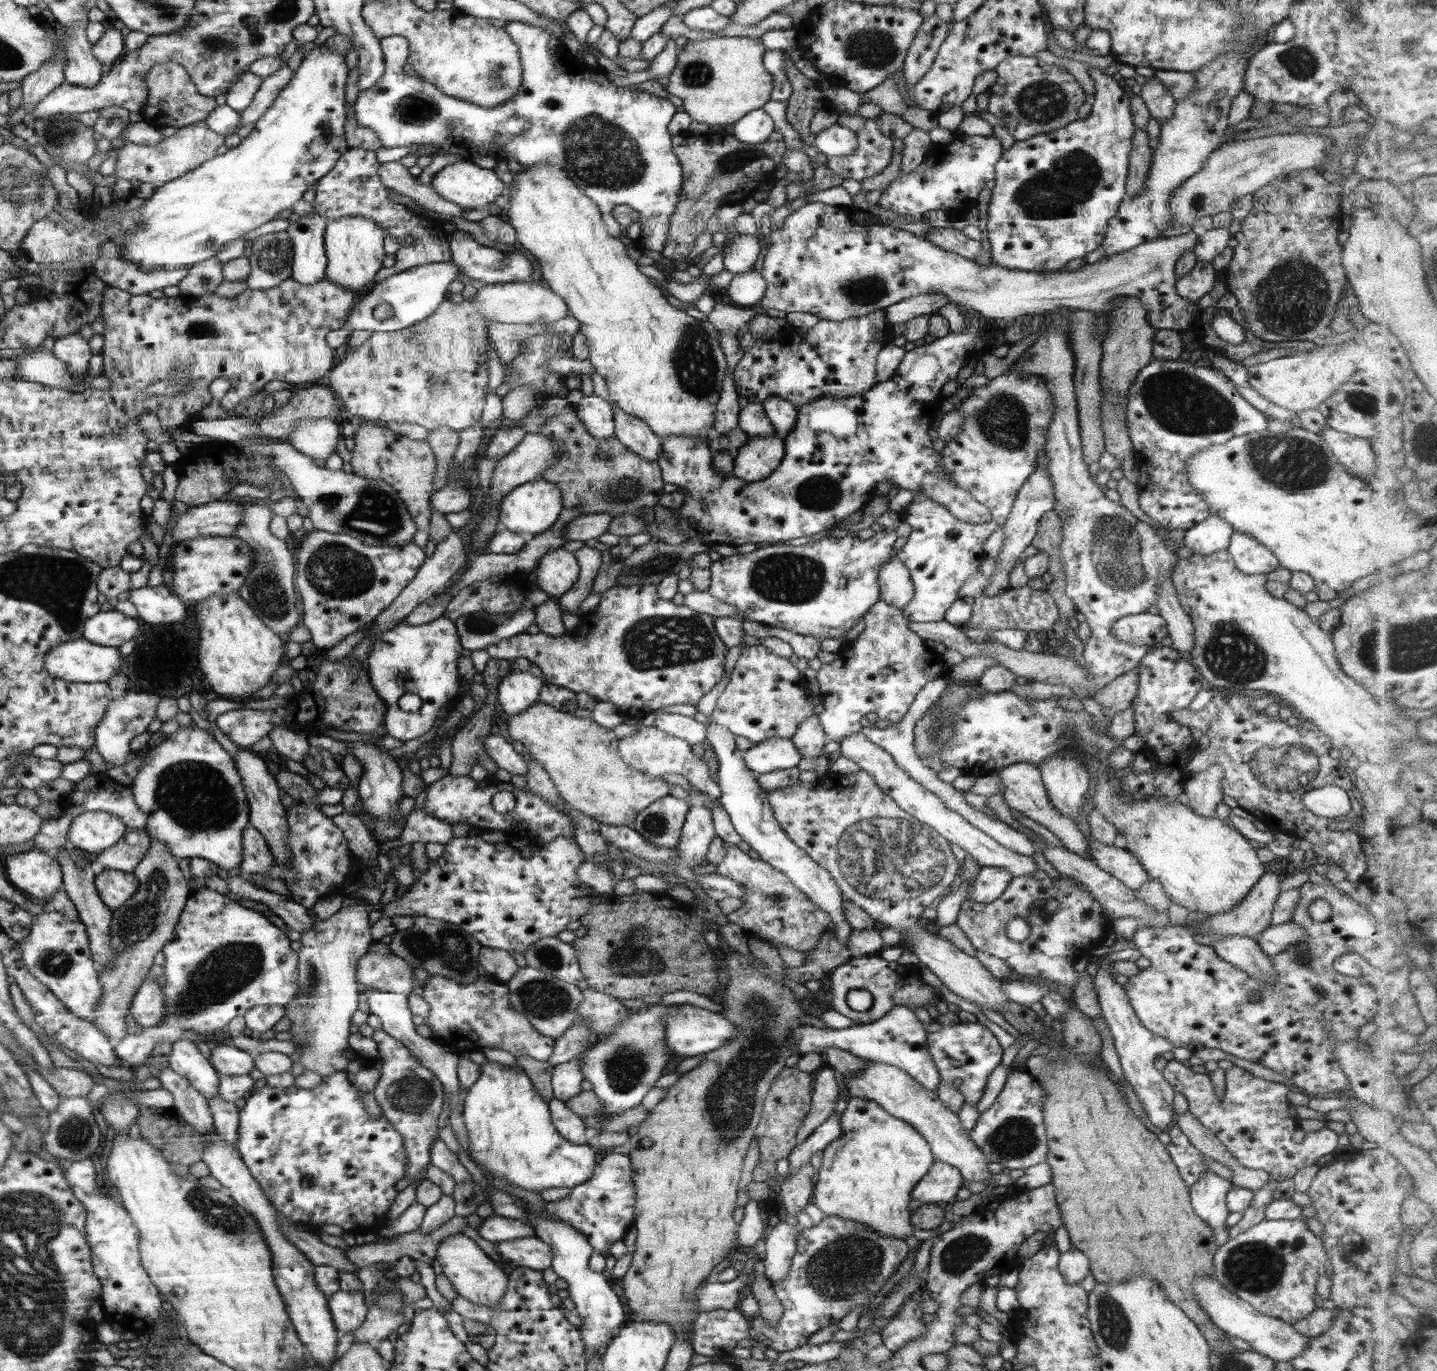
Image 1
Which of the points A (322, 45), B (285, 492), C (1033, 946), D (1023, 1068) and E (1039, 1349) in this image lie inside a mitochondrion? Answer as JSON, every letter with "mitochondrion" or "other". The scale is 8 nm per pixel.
{"A":"other","B":"other","C":"other","D":"other","E":"other"}

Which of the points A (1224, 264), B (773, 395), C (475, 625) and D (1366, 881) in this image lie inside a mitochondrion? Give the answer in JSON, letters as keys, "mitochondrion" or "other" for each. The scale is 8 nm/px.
{"A":"other","B":"other","C":"mitochondrion","D":"other"}

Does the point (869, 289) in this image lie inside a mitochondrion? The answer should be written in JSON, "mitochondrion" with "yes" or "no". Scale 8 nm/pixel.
{"mitochondrion":"yes"}

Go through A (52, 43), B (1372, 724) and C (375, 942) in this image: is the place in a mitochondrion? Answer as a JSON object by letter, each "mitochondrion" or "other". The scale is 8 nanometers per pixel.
{"A":"other","B":"other","C":"other"}

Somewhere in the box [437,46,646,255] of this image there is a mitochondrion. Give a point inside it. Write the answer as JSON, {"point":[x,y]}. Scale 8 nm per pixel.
{"point":[495,77]}

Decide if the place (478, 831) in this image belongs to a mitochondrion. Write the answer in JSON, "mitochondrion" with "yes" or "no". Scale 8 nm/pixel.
{"mitochondrion":"no"}

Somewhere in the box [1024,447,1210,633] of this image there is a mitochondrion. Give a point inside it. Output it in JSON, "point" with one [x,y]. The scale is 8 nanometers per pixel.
{"point":[1115,550]}

